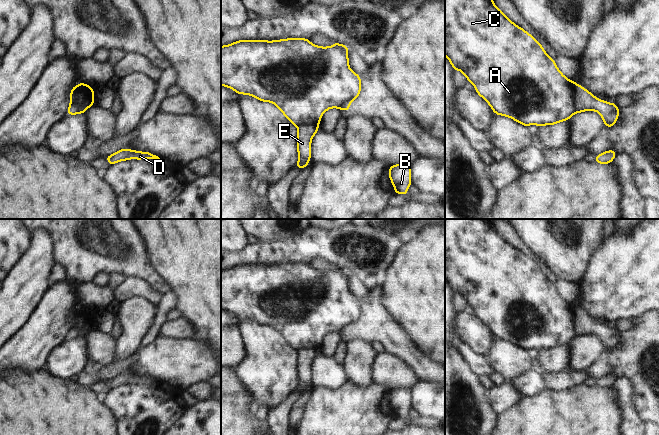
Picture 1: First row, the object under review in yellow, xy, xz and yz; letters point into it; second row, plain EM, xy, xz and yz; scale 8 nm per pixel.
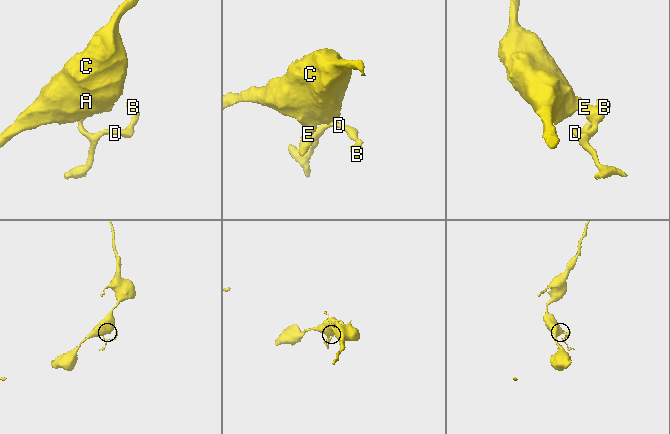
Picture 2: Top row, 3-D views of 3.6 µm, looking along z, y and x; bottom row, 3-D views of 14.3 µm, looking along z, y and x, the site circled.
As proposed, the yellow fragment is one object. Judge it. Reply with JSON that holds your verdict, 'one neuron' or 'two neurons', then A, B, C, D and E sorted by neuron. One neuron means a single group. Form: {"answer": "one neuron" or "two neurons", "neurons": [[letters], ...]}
{"answer": "two neurons", "neurons": [["A", "C"], ["B", "D", "E"]]}

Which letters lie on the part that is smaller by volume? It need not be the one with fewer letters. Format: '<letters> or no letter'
B, D, E

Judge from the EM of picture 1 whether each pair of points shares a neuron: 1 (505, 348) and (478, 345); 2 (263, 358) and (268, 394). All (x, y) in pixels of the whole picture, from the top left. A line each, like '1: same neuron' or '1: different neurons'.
1: different neurons
2: same neuron

